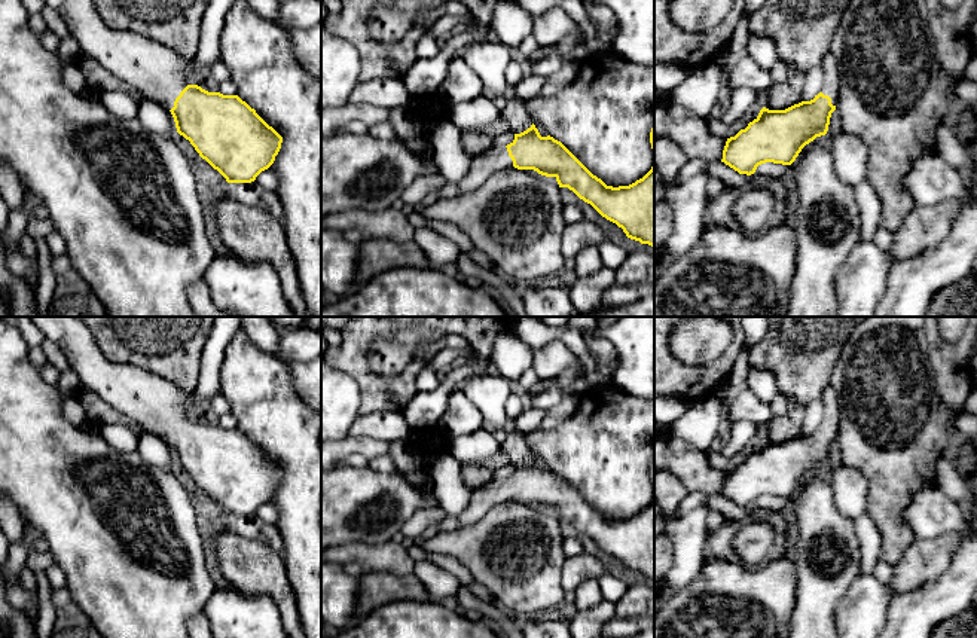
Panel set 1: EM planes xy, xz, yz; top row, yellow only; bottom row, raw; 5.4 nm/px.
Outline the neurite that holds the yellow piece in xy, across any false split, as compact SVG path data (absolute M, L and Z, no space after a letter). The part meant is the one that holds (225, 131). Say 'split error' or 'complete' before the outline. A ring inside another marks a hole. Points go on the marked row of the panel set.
split error; M43 0L65 22L85 57L103 65L115 77L171 112L177 132L183 135L202 159L217 170L228 183L251 183L268 170L278 155L283 137L269 126L254 109L238 95L208 92L187 85L184 74L190 59L175 51L131 30L115 30L104 24L91 0Z

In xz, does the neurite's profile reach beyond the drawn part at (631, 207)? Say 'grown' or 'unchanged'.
grown

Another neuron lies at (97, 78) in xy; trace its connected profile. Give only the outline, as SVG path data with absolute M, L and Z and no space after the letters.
M80 52L77 62L85 70L86 94L98 97L103 91L123 91L132 95L137 101L144 101L138 91L115 77L98 62L89 61L83 52Z

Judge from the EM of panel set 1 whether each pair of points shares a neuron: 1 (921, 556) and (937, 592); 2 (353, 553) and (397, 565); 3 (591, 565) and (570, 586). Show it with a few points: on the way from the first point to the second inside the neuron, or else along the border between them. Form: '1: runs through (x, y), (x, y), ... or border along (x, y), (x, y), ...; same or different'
1: border along (955, 555), (950, 565), (940, 576), (898, 594); different
2: runs through (363, 555), (387, 558); same
3: runs through (586, 570), (574, 582); same

